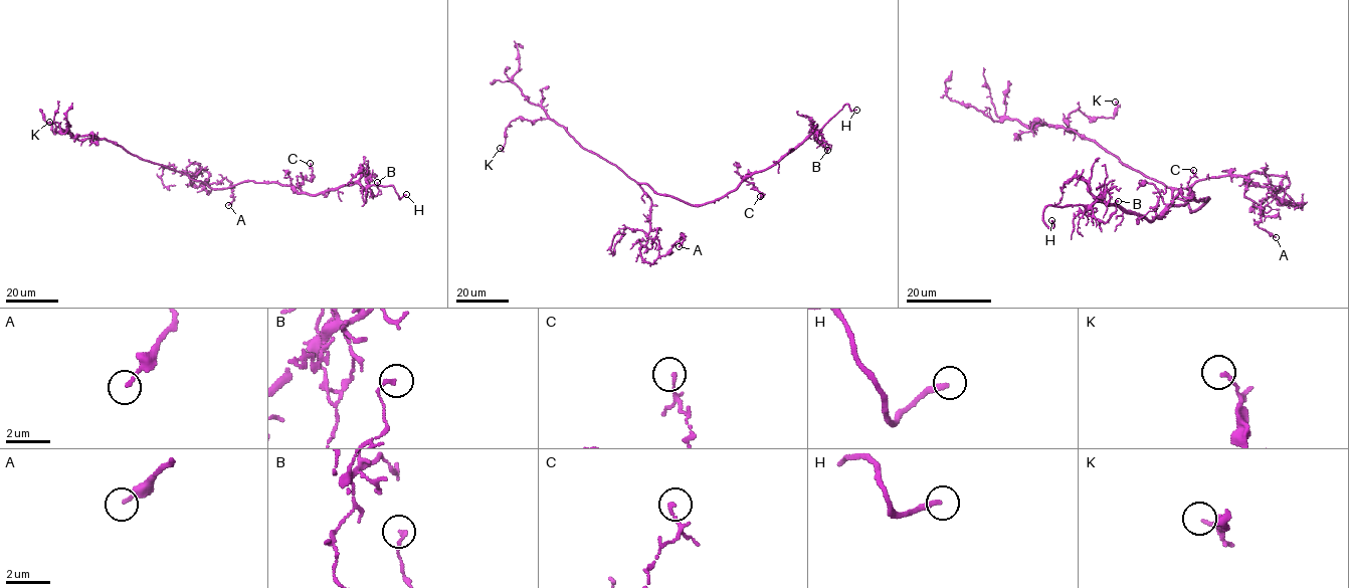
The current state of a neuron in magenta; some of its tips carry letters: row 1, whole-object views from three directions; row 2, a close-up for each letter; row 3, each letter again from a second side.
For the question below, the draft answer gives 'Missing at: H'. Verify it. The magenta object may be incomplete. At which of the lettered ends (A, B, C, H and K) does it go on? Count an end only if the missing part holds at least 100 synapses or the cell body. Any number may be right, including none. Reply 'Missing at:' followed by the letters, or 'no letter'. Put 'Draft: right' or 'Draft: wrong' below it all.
Missing at: H
Draft: right

